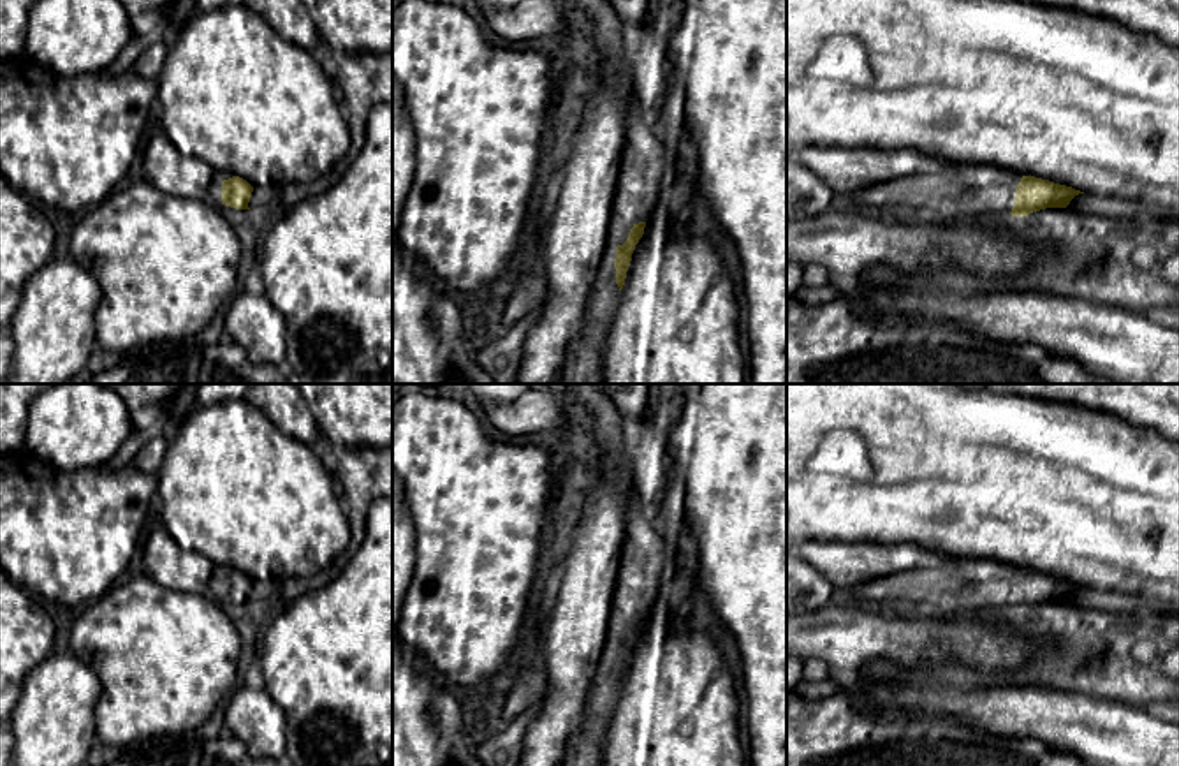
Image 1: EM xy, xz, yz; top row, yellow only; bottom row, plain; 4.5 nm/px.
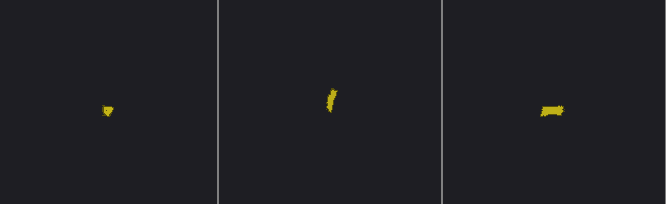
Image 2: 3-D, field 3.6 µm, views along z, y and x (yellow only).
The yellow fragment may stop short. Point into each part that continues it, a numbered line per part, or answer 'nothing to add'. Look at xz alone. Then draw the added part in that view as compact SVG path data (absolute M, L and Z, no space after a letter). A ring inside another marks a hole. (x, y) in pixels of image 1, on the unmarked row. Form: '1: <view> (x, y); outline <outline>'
1: xz (643, 567); outline M635 495L623 497L623 509L628 535L623 542L611 606L609 632L612 641L623 639L630 623L651 611L667 576L663 539L642 518Z
2: xz (586, 747); outline M614 659L602 662L584 701L582 724L570 740L561 766L602 766L609 718L619 701Z

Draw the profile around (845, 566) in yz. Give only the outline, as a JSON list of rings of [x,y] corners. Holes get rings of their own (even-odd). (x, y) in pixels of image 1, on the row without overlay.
[[[804,541],[794,551],[839,593],[878,578],[936,569],[947,560],[910,542],[889,546],[869,541]]]

